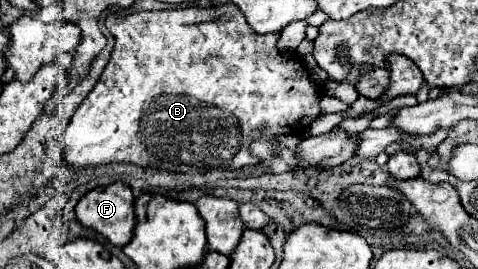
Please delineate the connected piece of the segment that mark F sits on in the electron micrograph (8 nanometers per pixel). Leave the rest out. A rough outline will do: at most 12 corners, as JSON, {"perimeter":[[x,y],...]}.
{"perimeter":[[114,182],[76,204],[76,220],[114,246],[134,230],[134,196]]}

